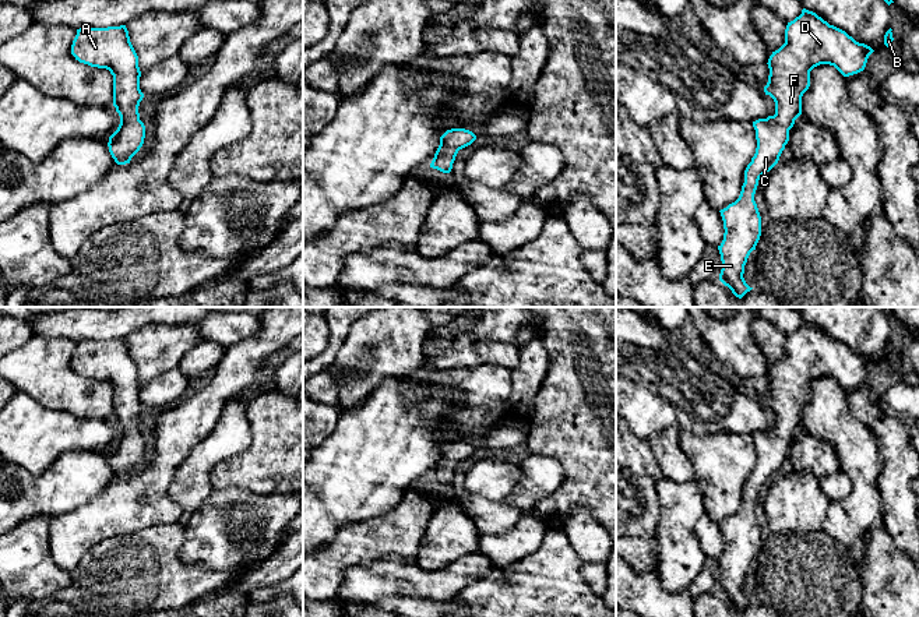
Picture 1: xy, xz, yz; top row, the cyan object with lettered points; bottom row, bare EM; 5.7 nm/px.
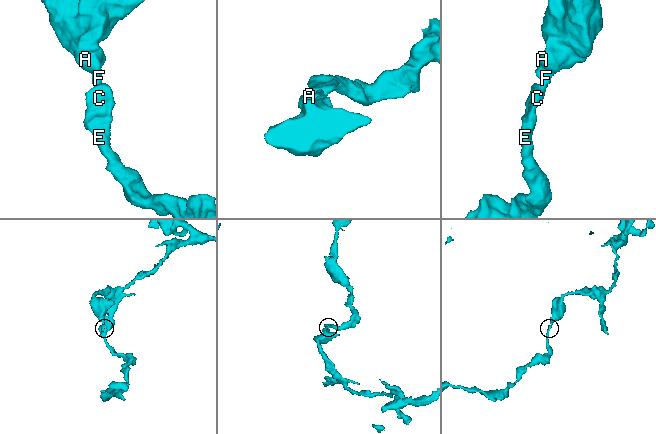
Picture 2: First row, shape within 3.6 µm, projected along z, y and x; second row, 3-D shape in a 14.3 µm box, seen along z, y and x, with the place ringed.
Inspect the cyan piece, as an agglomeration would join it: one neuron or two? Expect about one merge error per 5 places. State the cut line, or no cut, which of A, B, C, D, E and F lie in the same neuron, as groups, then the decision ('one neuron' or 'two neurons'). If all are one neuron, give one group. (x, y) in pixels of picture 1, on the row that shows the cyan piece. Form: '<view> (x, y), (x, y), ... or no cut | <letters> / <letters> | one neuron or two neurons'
no cut | A B C D E F | one neuron

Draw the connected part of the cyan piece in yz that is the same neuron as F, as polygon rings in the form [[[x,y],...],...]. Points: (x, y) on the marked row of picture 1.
[[[806,8],[785,29],[785,43],[768,59],[765,95],[775,102],[775,114],[753,121],[757,148],[744,170],[739,198],[721,209],[723,240],[718,246],[722,269],[719,281],[742,299],[750,288],[744,278],[747,258],[761,236],[761,216],[754,201],[760,177],[779,161],[789,130],[802,114],[802,96],[810,87],[810,71],[820,64],[834,66],[844,77],[865,70],[874,50],[845,31],[830,25]]]

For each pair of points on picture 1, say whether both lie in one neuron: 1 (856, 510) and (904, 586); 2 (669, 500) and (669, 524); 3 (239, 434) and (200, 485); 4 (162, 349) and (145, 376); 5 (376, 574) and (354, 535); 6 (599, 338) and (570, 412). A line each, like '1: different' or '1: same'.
1: different
2: same
3: same
4: same
5: different
6: same

